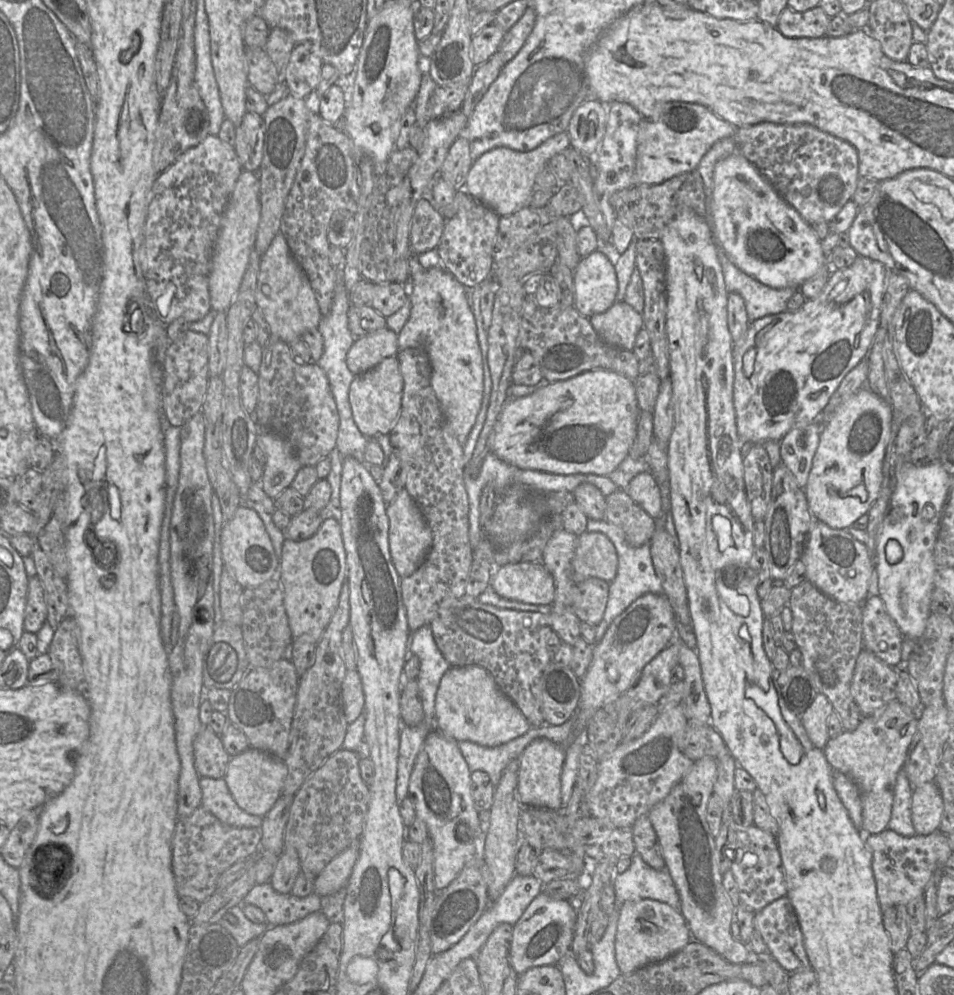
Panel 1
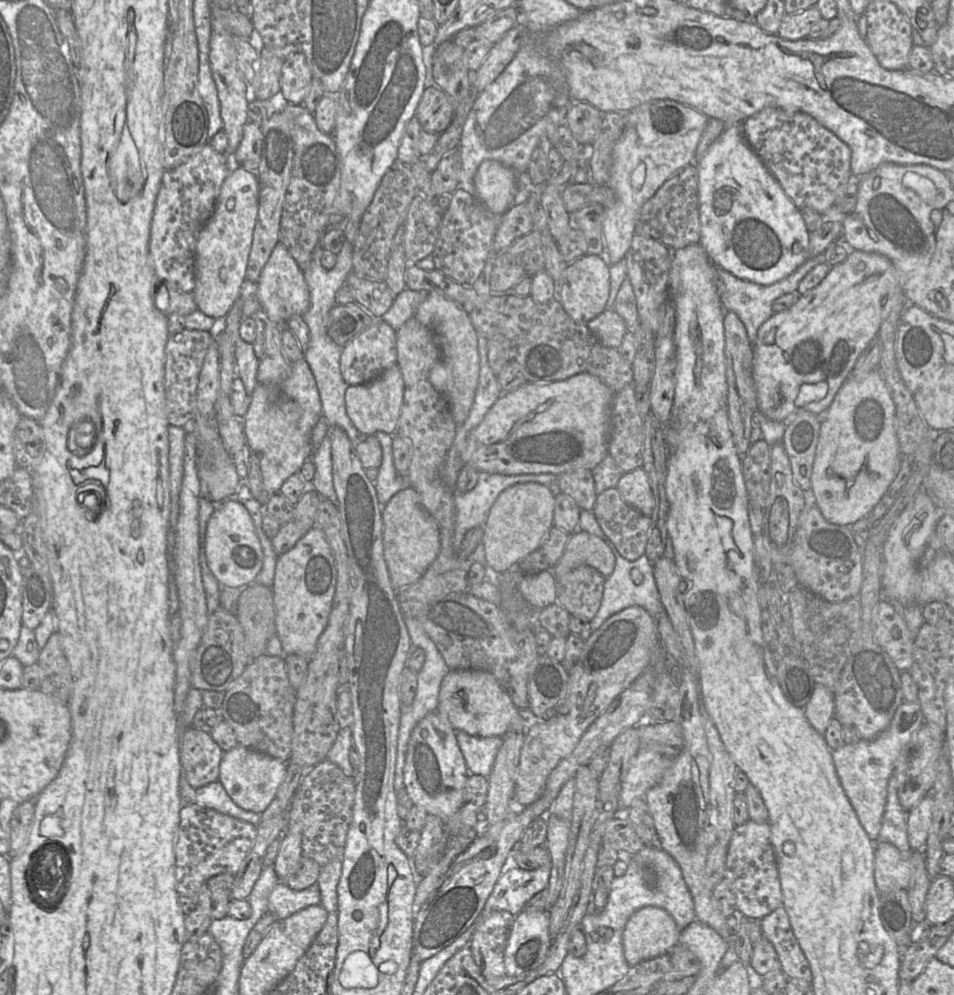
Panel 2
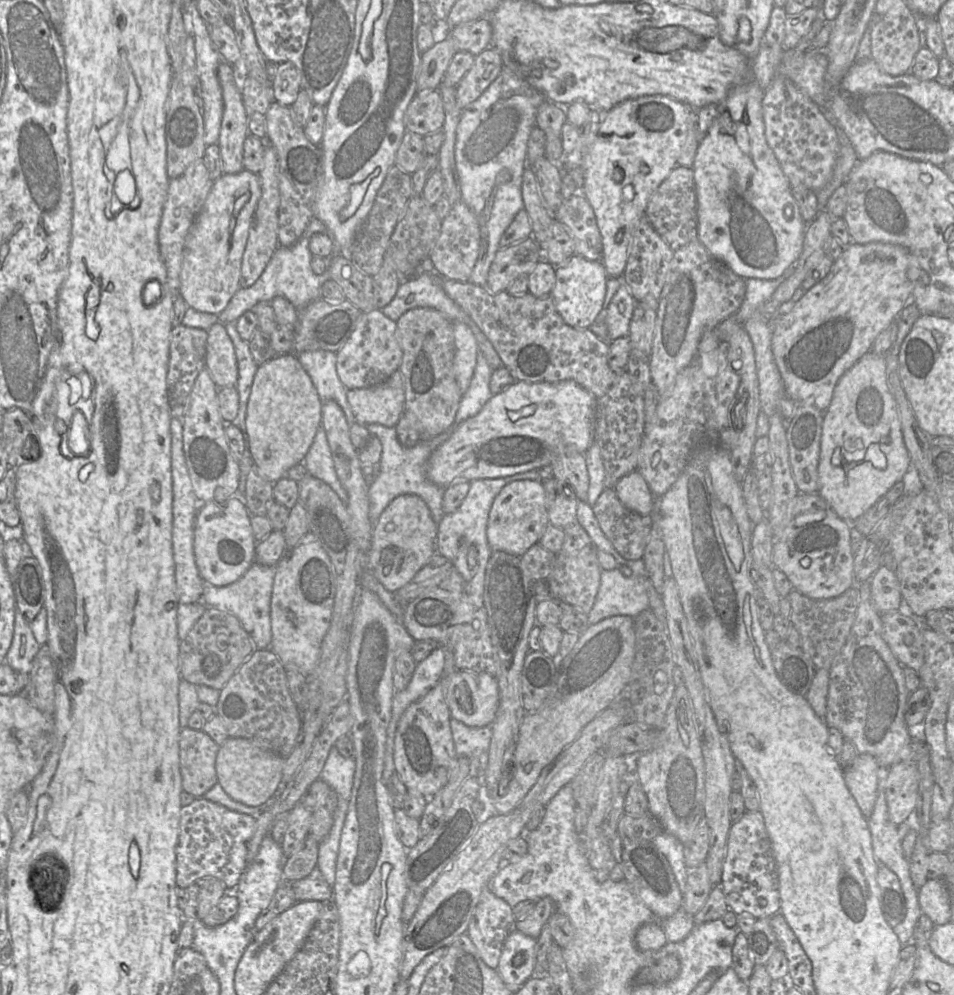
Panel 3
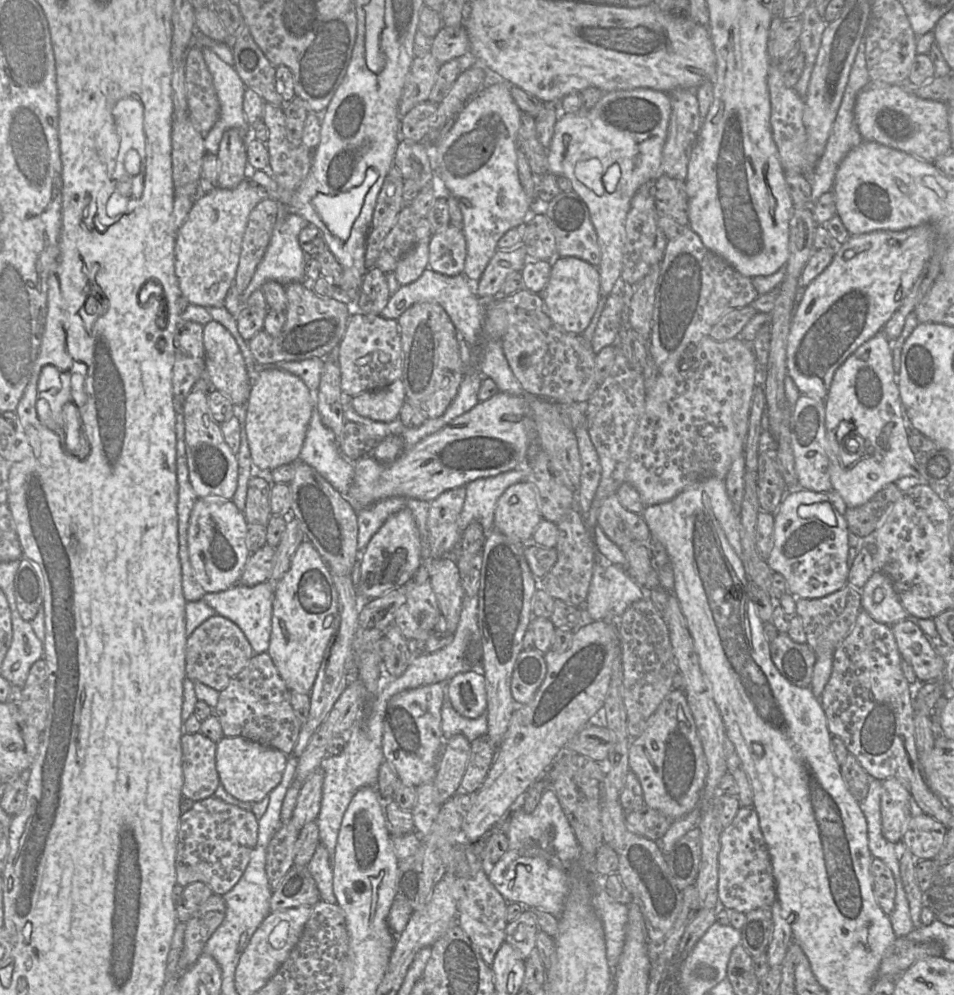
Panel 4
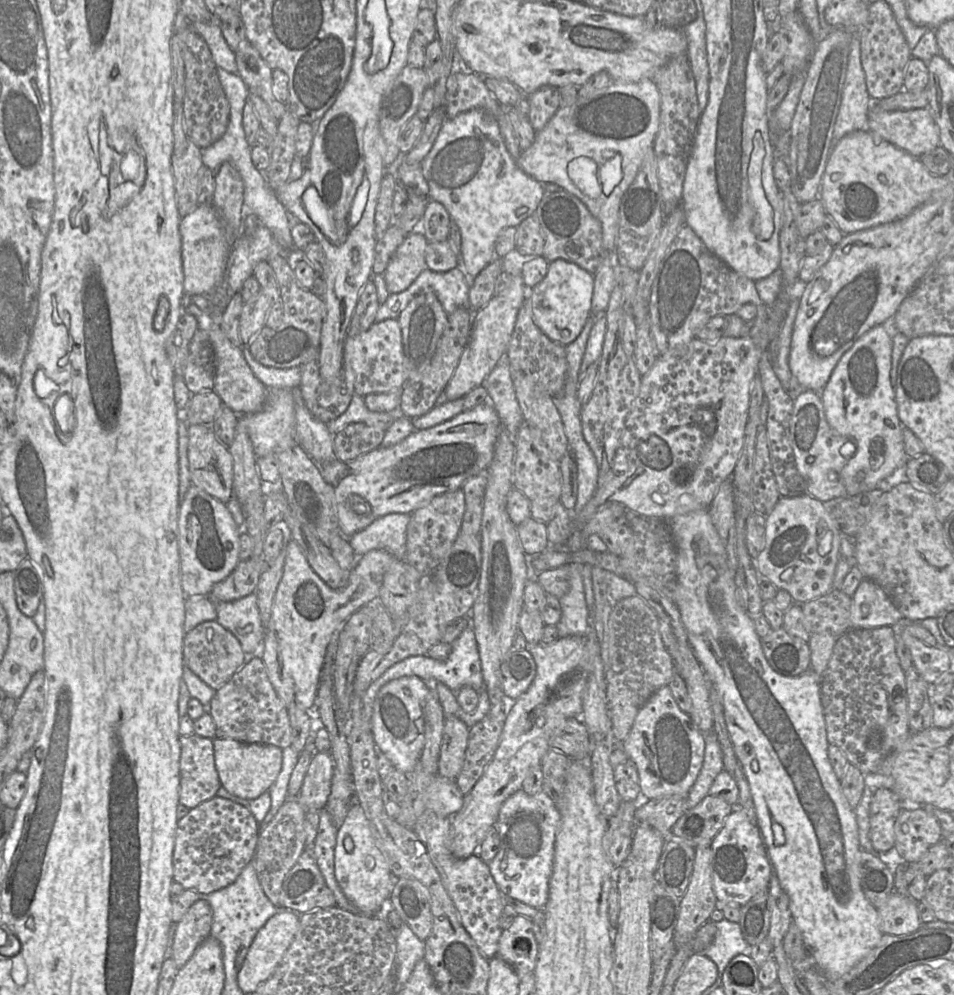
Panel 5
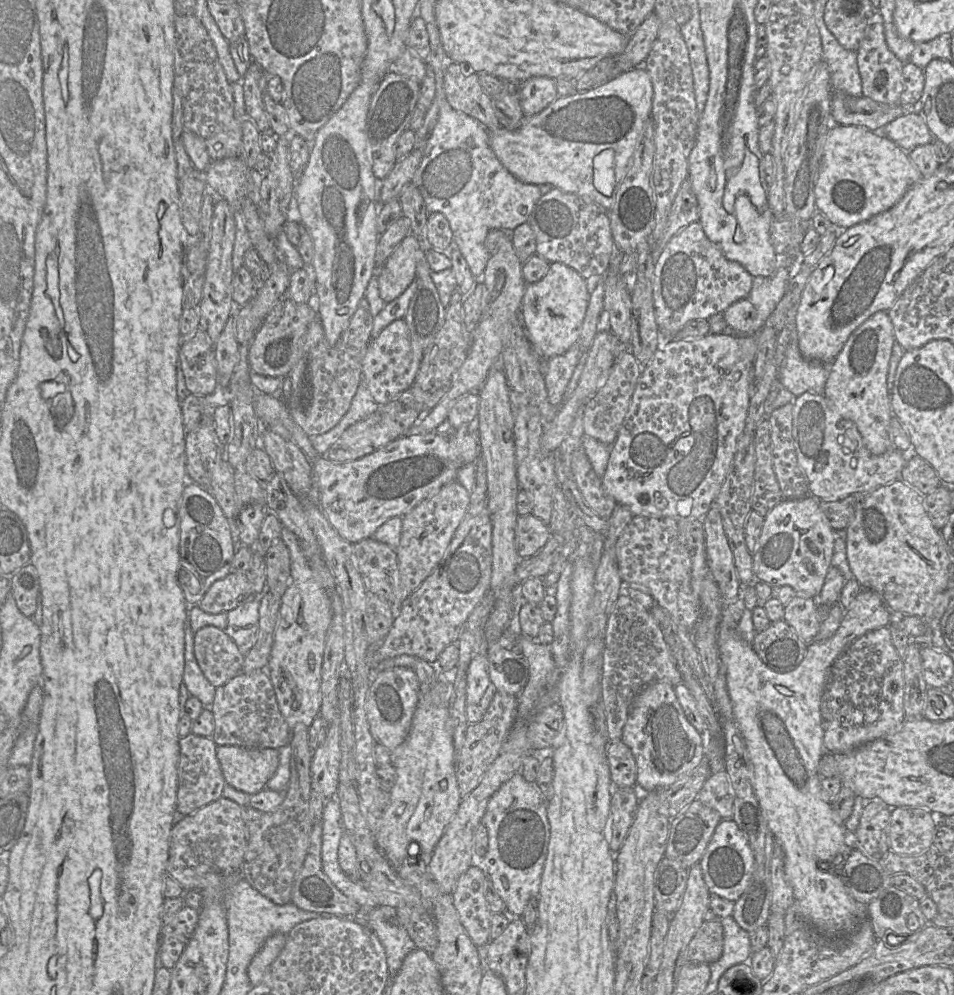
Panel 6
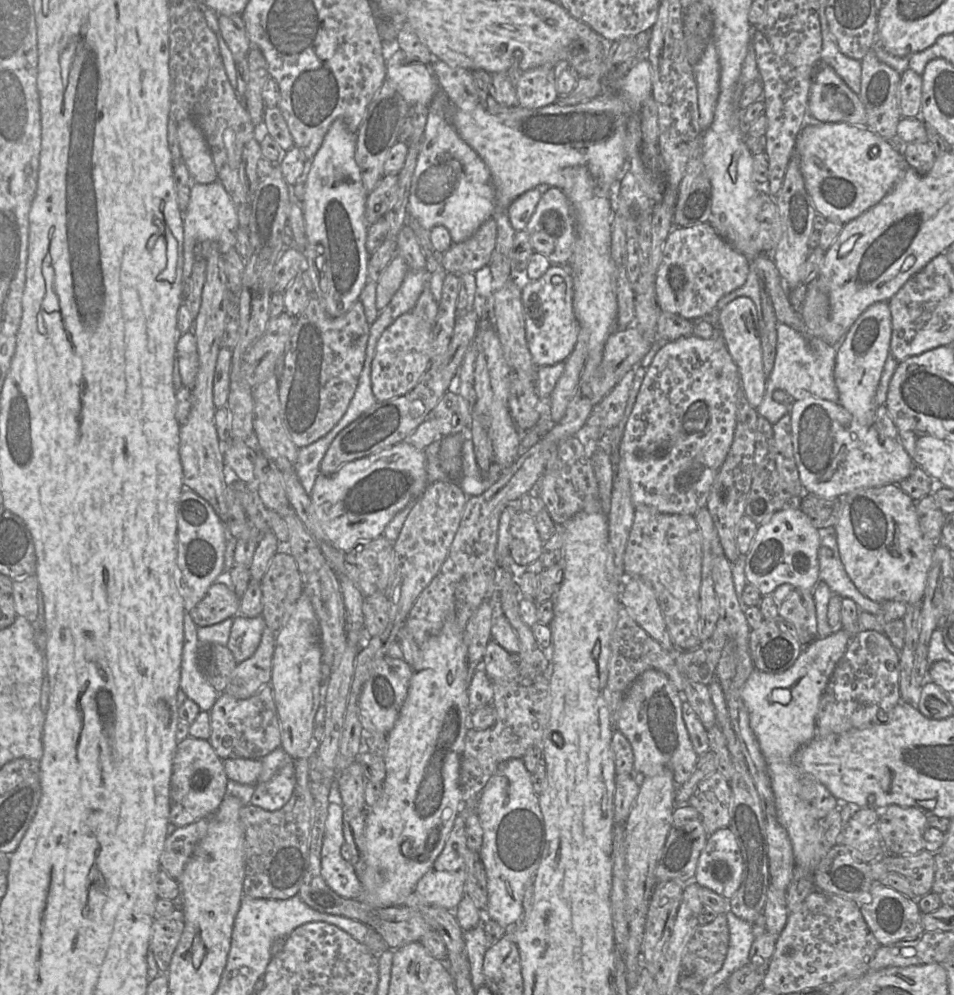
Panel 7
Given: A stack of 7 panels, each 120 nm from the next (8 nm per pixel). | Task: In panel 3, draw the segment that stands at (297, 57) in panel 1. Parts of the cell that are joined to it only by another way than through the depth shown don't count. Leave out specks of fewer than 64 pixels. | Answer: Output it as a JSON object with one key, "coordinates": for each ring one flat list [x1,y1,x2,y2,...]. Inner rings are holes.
{"coordinates":[[284,62,275,68,273,78,273,99,290,107,301,90,301,74,292,62]]}

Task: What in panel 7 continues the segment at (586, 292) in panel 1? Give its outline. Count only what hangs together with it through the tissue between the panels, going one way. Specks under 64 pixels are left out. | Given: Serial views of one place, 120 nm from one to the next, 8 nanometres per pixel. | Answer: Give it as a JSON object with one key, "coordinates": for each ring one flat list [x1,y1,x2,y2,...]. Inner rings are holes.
{"coordinates":[[551,264,536,280,522,280,526,341,536,366,550,366,565,362,572,353,580,332,580,324,573,308,573,278,567,266]]}

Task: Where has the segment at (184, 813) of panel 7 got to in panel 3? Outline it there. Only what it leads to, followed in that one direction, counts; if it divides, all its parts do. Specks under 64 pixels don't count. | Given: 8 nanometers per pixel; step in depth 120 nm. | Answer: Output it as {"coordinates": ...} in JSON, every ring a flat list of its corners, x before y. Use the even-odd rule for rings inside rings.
{"coordinates":[[182,728,179,734,182,787,196,798,202,797,217,782,218,744,203,730]]}

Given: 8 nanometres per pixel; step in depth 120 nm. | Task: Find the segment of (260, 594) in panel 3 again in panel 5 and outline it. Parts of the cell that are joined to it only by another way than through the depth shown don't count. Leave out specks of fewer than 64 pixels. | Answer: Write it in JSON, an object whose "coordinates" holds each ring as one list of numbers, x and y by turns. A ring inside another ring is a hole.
{"coordinates":[[256,593,228,602,214,602,216,621,240,642,246,655,261,655,266,628,263,626]]}

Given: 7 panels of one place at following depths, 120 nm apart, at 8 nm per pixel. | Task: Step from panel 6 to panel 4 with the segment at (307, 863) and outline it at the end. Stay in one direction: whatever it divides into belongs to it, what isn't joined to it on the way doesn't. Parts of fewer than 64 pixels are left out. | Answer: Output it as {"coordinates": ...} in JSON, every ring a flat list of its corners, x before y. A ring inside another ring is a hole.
{"coordinates":[[293,865,270,899,271,911,299,906,313,907,320,901,320,893,307,866]]}

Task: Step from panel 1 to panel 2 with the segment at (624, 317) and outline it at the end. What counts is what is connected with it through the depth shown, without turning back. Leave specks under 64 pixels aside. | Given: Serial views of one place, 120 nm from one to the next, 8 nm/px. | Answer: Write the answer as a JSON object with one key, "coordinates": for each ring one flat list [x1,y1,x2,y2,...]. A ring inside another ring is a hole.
{"coordinates":[[605,309,586,324,600,343,610,348,618,349,628,332,625,321,614,309]]}

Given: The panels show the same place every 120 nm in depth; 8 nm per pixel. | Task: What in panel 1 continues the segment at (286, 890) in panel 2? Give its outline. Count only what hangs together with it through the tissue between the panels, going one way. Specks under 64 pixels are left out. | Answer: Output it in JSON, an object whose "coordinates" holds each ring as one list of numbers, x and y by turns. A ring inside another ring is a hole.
{"coordinates":[[270,882,254,885,243,903,260,908,270,926,291,924,321,910,320,896,314,891,306,897,281,894,274,890]]}

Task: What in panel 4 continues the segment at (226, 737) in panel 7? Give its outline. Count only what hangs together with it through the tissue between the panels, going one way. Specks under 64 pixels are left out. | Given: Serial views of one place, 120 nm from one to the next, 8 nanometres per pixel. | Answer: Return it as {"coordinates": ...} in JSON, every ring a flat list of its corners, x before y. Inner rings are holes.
{"coordinates":[[267,652,254,653,246,666,230,680,224,690,219,692,219,699,214,708,214,714,219,719,225,736,241,736,262,745,276,748,286,755,292,754,302,726,291,707,290,691,281,679]]}

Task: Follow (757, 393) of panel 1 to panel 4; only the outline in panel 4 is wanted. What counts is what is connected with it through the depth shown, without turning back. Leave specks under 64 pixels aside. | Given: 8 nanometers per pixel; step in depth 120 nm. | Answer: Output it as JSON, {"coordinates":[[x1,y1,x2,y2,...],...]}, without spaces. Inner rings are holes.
{"coordinates":[[929,224,901,231,877,230,852,235,834,253,832,262,808,286,795,315,787,340,787,374,799,392,825,400,836,370,863,343,882,331,910,293,928,260,936,250,937,234]]}

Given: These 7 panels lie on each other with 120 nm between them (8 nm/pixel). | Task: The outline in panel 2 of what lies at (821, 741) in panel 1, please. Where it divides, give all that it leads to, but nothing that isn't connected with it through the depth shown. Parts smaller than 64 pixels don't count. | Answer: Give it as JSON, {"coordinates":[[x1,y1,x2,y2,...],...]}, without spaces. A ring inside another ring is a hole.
{"coordinates":[[816,683,812,696,804,707,804,713,811,726,824,735,835,714,834,692,826,686]]}

